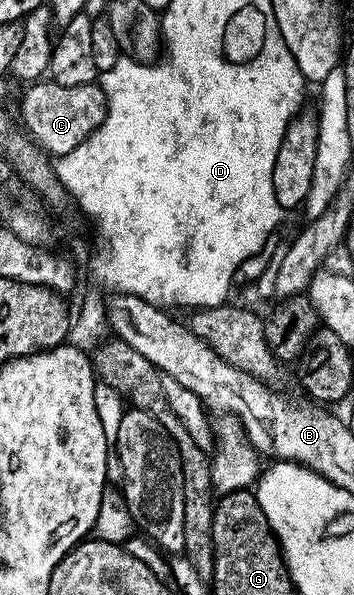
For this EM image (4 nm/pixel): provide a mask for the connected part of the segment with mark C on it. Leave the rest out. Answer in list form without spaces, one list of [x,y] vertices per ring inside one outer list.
[[[36,81],[26,88],[19,111],[23,114],[22,126],[28,135],[52,157],[58,157],[77,149],[81,141],[88,139],[103,124],[107,112],[107,98],[98,82],[85,85],[57,85],[50,81]]]

